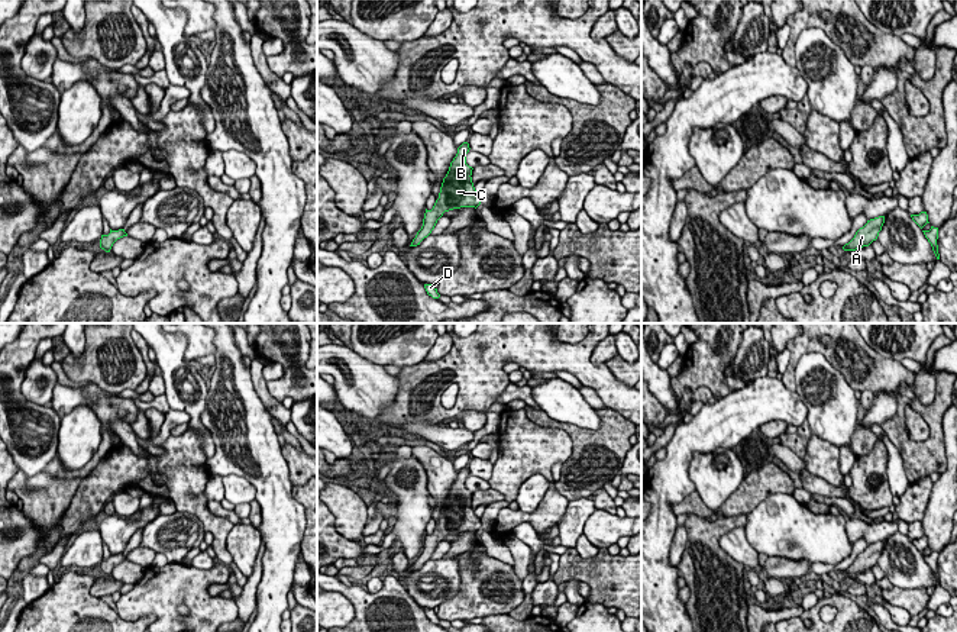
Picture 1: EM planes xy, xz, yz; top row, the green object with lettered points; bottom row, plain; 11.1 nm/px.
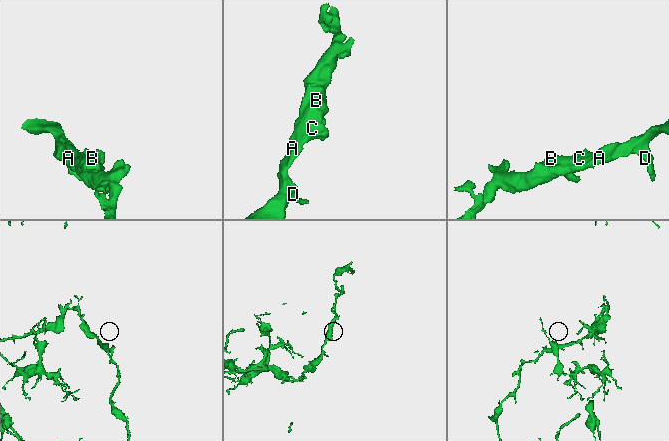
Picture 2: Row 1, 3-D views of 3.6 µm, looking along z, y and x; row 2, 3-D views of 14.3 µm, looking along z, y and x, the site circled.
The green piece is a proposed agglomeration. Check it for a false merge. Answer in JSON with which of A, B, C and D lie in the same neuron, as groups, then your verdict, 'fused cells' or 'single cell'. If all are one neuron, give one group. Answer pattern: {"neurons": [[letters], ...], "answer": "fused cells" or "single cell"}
{"neurons": [["A", "B", "C", "D"]], "answer": "single cell"}

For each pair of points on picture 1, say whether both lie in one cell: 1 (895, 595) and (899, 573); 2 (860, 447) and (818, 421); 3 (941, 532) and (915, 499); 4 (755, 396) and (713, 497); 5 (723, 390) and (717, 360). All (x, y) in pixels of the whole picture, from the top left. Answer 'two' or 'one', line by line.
1: two
2: two
3: two
4: two
5: one

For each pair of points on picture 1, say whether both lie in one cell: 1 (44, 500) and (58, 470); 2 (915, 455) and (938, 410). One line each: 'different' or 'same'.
1: same
2: same

